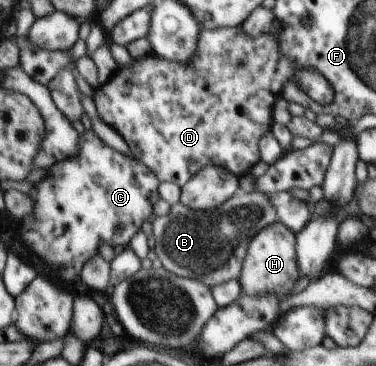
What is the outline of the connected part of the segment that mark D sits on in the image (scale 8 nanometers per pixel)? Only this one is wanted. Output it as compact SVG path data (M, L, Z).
M216 28L199 33L197 53L188 64L171 62L150 54L133 59L131 67L118 71L94 91L92 99L101 120L117 131L130 147L131 155L147 165L162 182L182 187L206 166L222 166L236 177L244 176L261 160L260 138L271 131L273 104L281 97L283 85L296 82L318 104L330 104L334 90L315 70L293 65L278 51L273 35L252 40L238 28Z

